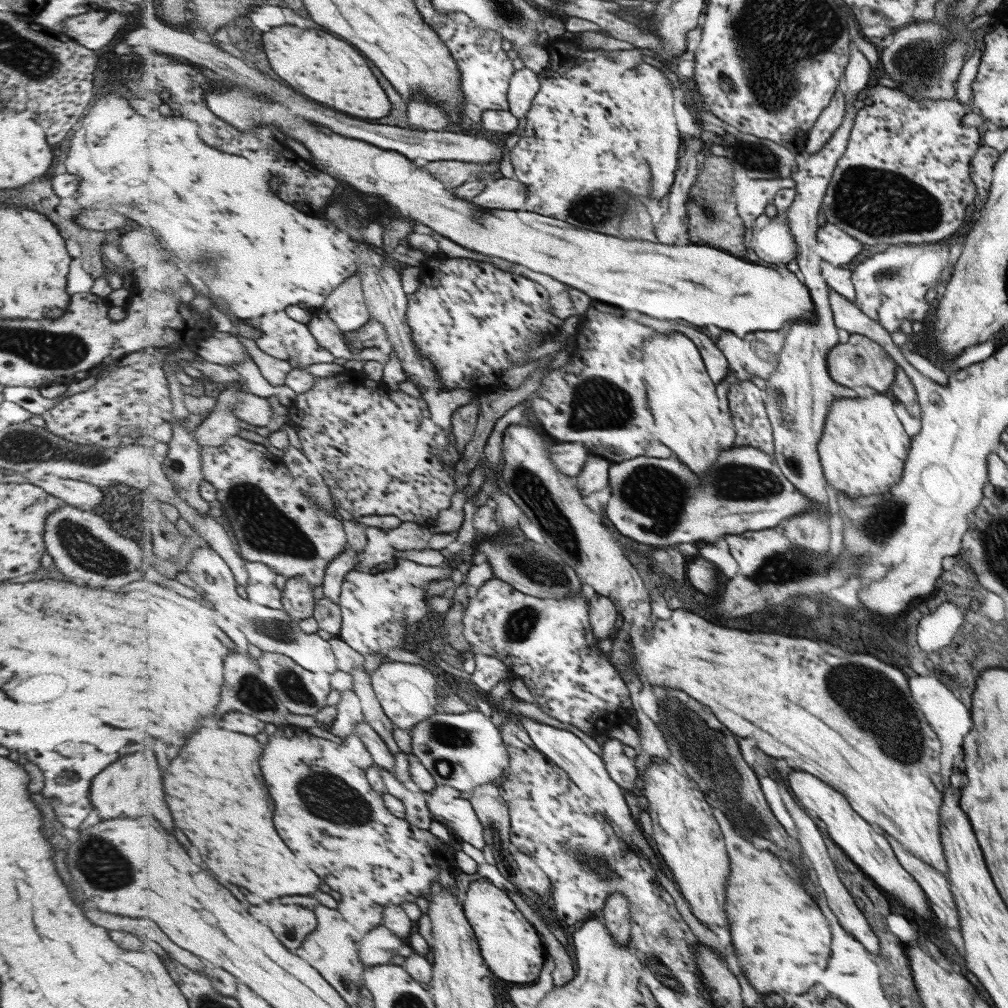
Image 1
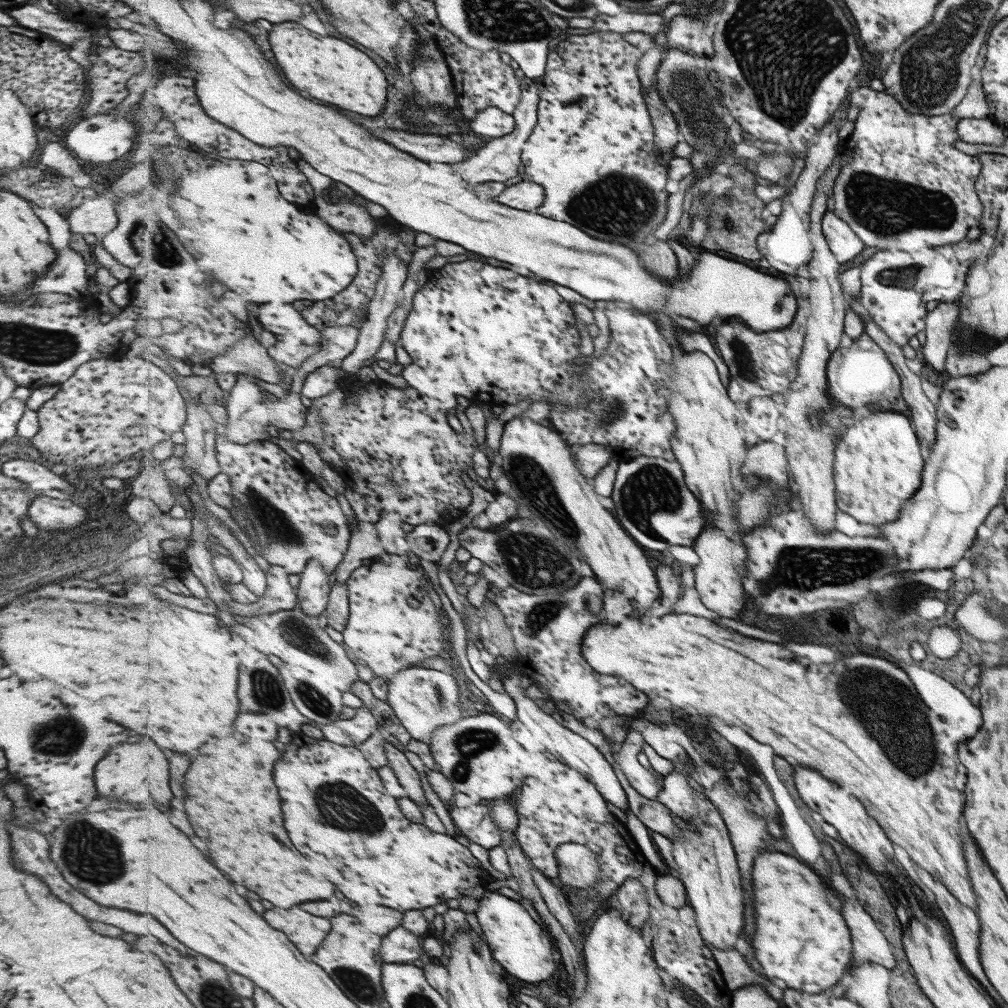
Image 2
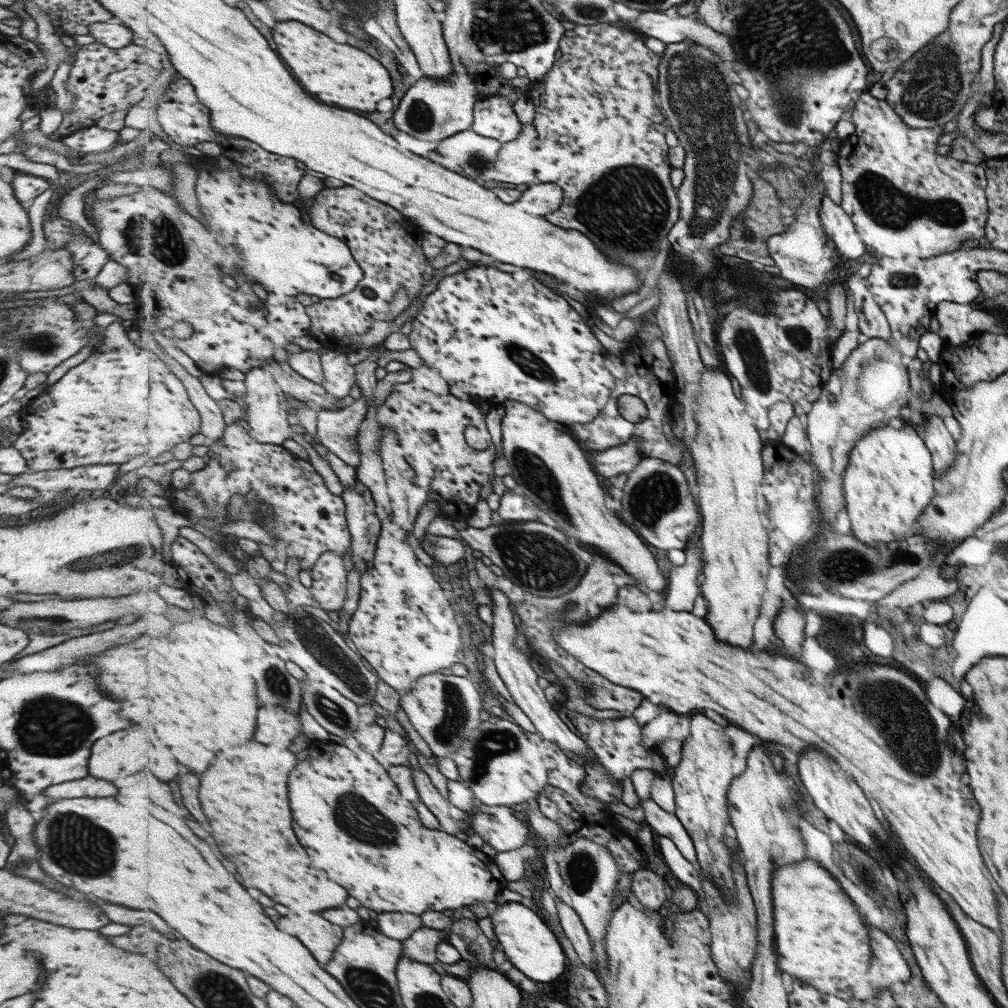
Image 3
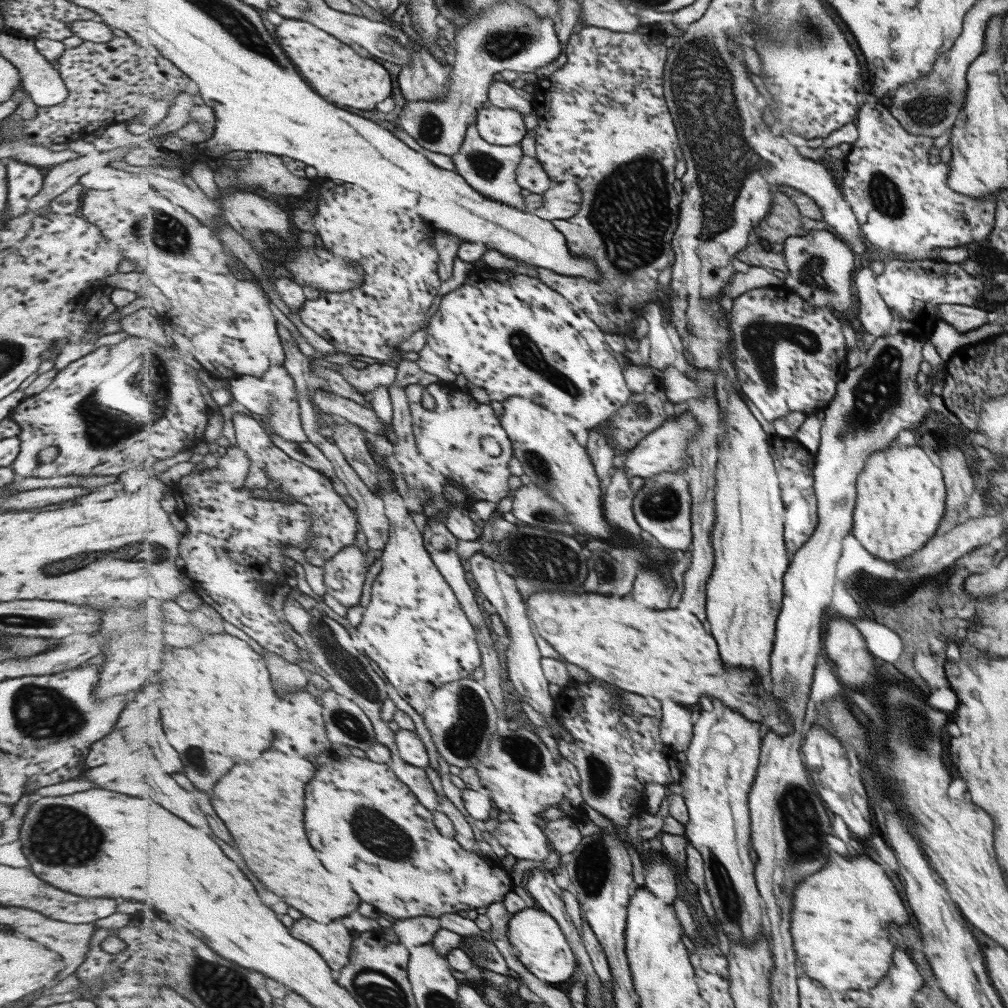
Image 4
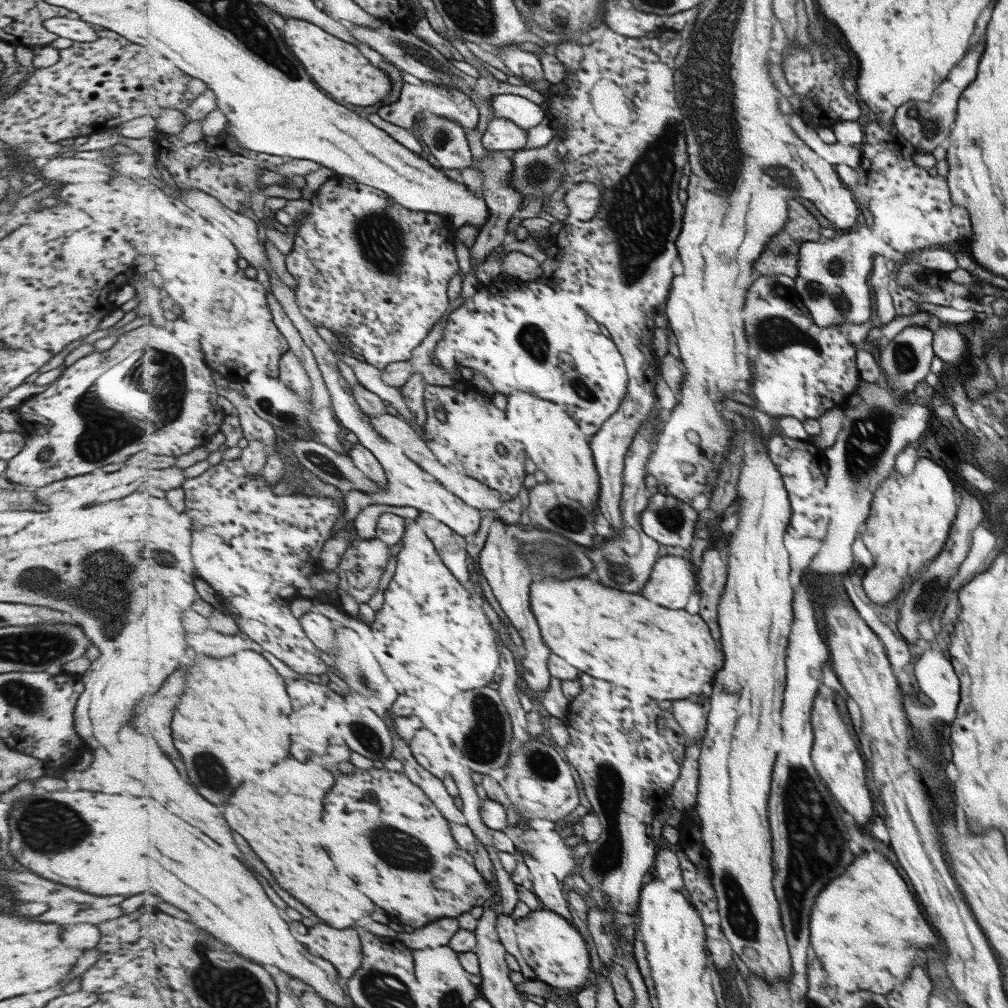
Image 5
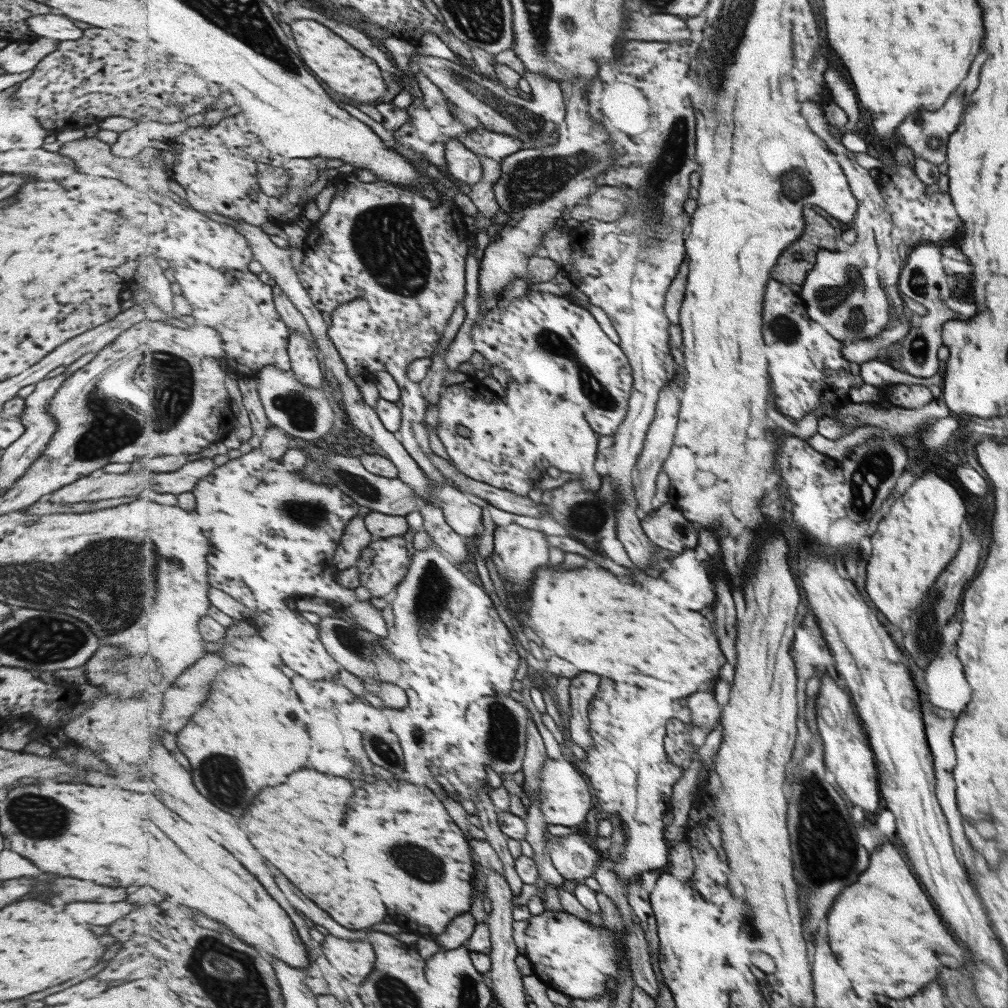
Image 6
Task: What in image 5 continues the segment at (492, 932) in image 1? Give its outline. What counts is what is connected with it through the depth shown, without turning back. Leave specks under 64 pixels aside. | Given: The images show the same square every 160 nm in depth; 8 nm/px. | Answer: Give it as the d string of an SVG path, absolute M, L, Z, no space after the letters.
M551 909L530 911L527 916L516 919L515 933L519 950L537 979L561 992L585 989L593 974L591 952L578 927Z

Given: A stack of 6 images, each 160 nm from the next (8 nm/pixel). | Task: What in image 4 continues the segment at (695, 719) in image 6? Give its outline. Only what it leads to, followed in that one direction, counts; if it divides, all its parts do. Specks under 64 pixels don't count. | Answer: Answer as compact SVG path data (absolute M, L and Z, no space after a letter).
M665 704L665 718L661 721L660 735L677 751L686 751L694 737L691 710L681 704L673 704L671 708L667 708Z

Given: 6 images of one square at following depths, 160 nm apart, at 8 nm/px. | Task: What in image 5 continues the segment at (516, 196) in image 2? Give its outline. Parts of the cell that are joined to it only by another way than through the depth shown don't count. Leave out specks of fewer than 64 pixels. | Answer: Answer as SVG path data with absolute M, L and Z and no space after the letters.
M593 183L568 185L564 203L575 218L593 220L603 205L603 191Z

